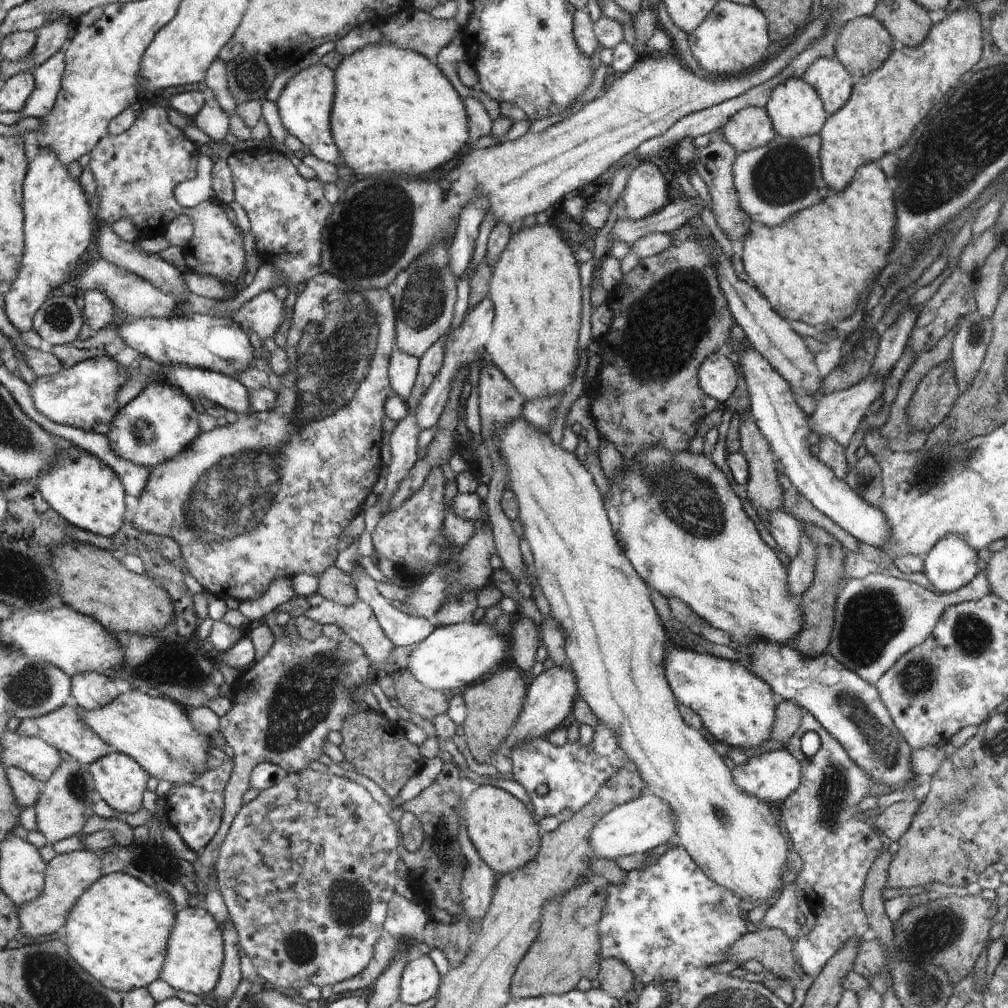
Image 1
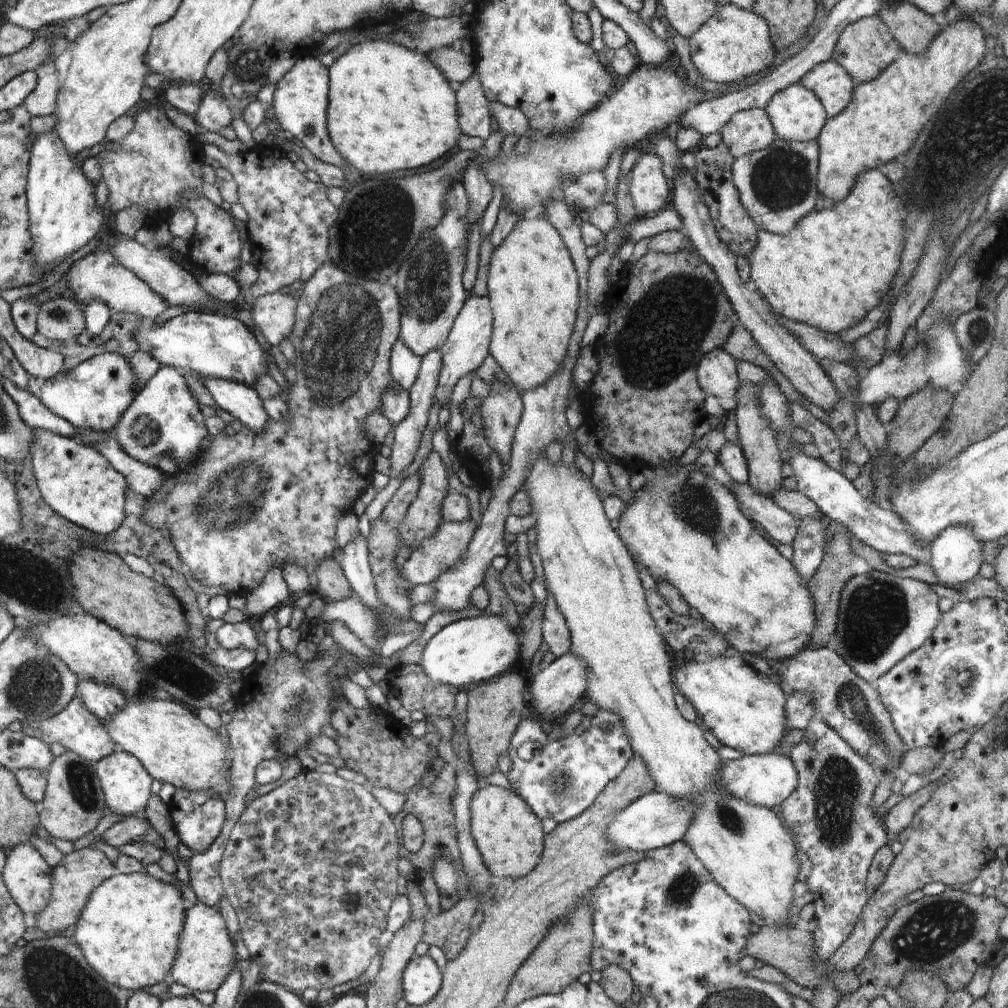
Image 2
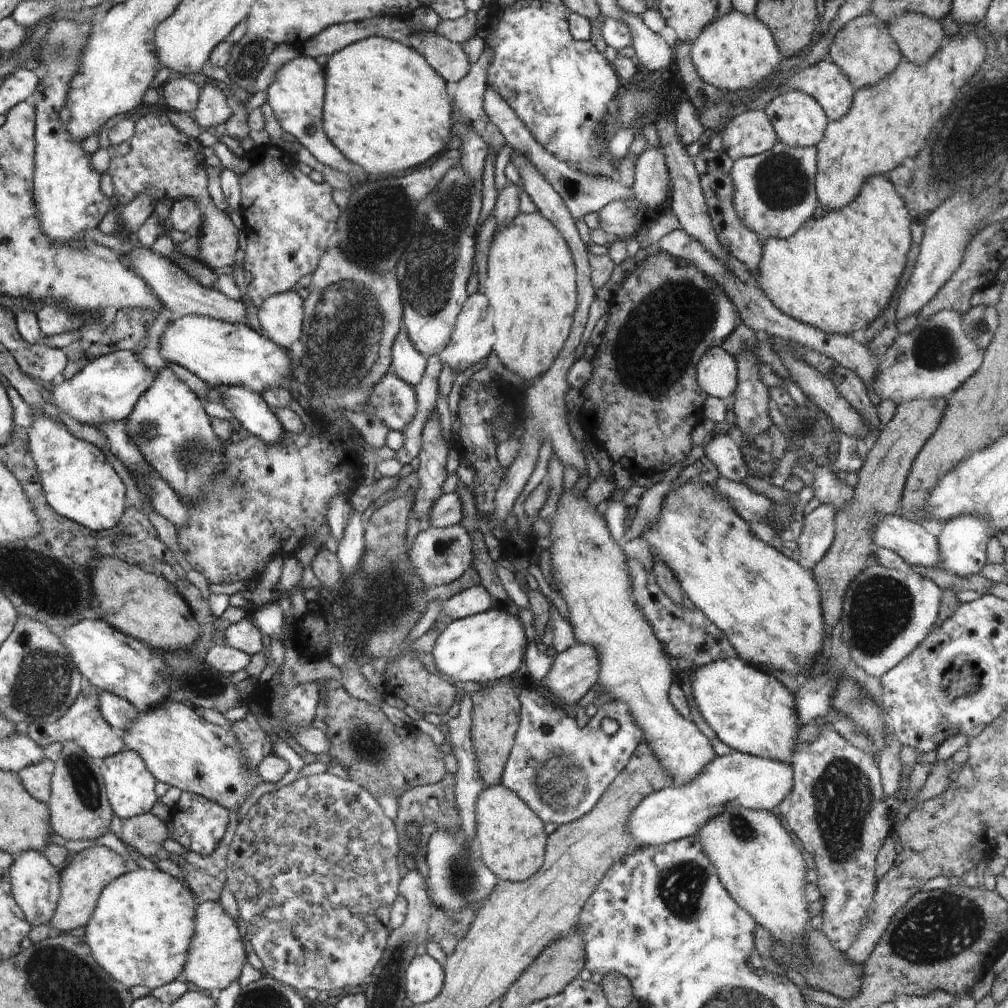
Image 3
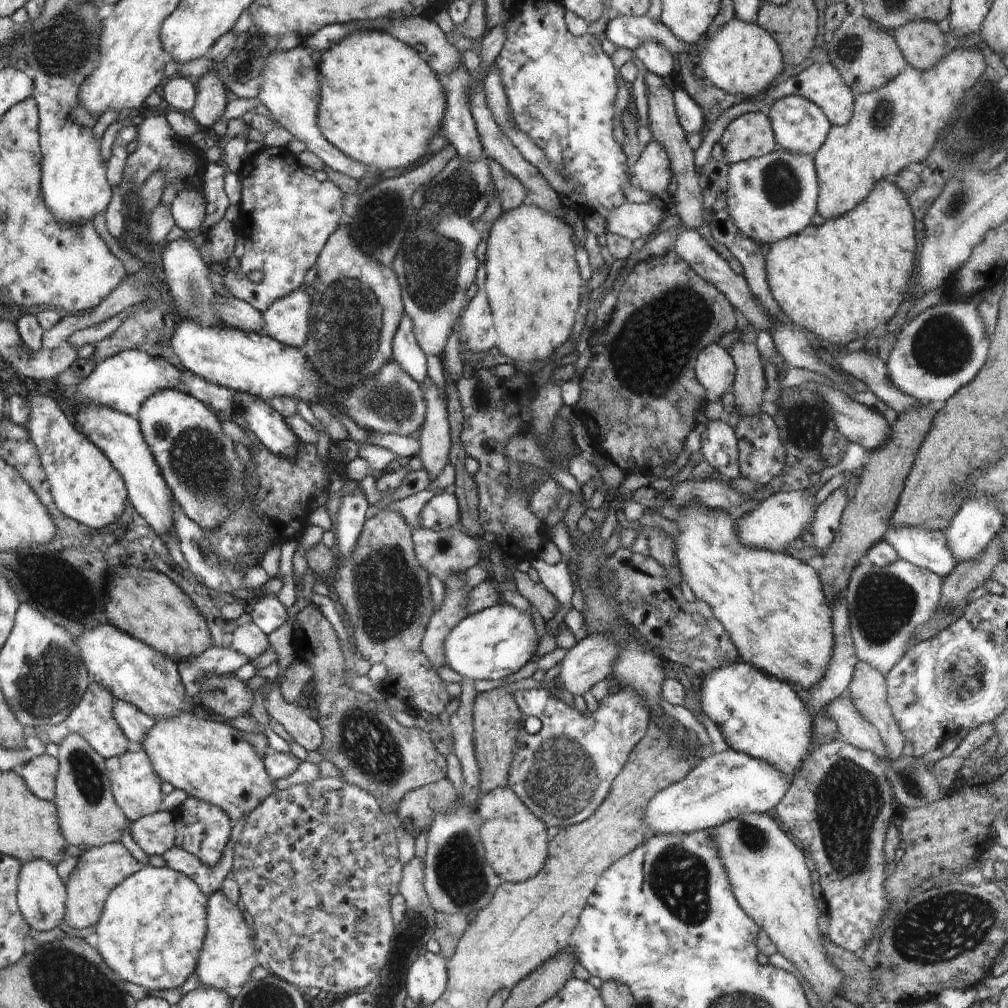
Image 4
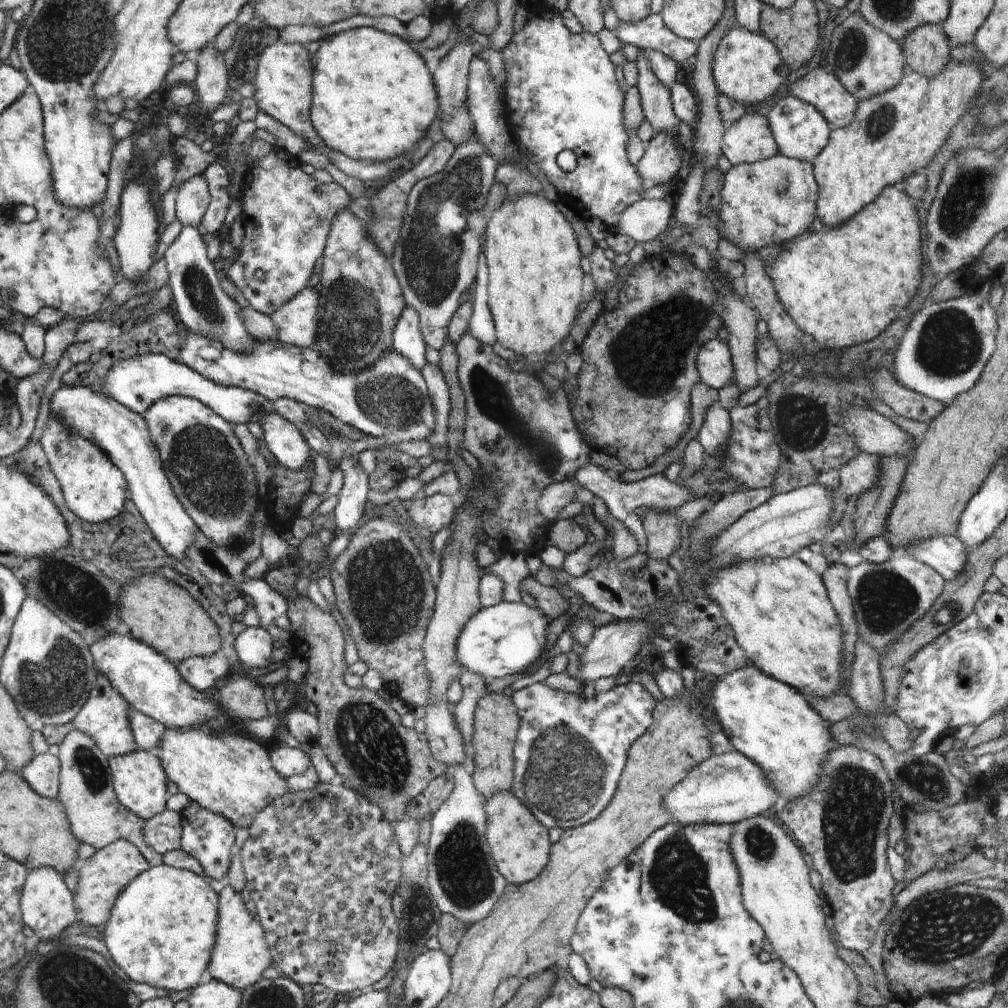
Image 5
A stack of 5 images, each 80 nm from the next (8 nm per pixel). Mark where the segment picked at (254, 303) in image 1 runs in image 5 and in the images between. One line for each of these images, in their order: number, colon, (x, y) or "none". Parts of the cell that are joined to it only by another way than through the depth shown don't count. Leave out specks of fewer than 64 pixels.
2: (275, 315)
3: (281, 316)
4: (287, 320)
5: (297, 323)

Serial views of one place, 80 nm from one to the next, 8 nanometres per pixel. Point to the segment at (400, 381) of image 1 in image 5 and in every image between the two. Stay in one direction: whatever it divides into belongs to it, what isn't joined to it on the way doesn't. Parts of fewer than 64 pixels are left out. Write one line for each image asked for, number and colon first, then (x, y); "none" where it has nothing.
2: (404, 365)
3: (408, 362)
4: (405, 349)
5: (407, 337)

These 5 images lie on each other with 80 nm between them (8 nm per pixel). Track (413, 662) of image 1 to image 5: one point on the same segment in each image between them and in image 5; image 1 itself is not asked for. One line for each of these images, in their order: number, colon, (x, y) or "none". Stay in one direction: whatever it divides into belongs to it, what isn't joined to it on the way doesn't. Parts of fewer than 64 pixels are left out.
2: (476, 649)
3: (484, 647)
4: (494, 642)
5: (500, 640)

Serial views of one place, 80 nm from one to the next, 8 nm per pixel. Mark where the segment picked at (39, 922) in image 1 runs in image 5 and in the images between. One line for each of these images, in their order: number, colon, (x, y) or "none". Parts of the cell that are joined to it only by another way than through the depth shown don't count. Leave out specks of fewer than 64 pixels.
2: (76, 877)
3: (91, 870)
4: (99, 870)
5: (102, 877)

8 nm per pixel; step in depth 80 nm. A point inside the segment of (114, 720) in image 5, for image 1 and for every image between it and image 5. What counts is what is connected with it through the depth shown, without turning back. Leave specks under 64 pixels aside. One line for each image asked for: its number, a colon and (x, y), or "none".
1: (64, 729)
2: (76, 728)
3: (84, 723)
4: (93, 719)

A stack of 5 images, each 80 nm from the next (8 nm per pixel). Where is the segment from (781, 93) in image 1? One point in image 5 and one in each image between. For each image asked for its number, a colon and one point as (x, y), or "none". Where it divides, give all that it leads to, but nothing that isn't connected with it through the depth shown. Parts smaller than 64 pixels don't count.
2: (796, 114)
3: (799, 121)
4: (799, 126)
5: (801, 132)

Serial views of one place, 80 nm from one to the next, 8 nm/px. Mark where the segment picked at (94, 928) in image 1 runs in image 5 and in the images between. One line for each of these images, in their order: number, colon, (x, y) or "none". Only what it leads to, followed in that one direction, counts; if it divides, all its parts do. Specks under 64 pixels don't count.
2: (130, 932)
3: (140, 933)
4: (154, 925)
5: (163, 927)

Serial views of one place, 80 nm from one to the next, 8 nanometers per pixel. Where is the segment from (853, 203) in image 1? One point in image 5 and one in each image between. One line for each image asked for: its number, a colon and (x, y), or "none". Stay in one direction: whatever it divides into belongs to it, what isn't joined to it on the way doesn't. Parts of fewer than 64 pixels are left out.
2: (835, 266)
3: (837, 273)
4: (844, 280)
5: (843, 286)

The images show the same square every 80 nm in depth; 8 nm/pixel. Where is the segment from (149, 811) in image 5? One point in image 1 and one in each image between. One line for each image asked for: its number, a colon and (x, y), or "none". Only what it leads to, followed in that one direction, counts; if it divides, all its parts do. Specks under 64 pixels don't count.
1: (120, 781)
2: (126, 782)
3: (130, 784)
4: (135, 784)

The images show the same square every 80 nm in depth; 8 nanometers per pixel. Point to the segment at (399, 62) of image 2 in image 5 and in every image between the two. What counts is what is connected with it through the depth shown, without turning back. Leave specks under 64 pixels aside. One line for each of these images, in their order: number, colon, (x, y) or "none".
3: (386, 110)
4: (380, 103)
5: (375, 100)

